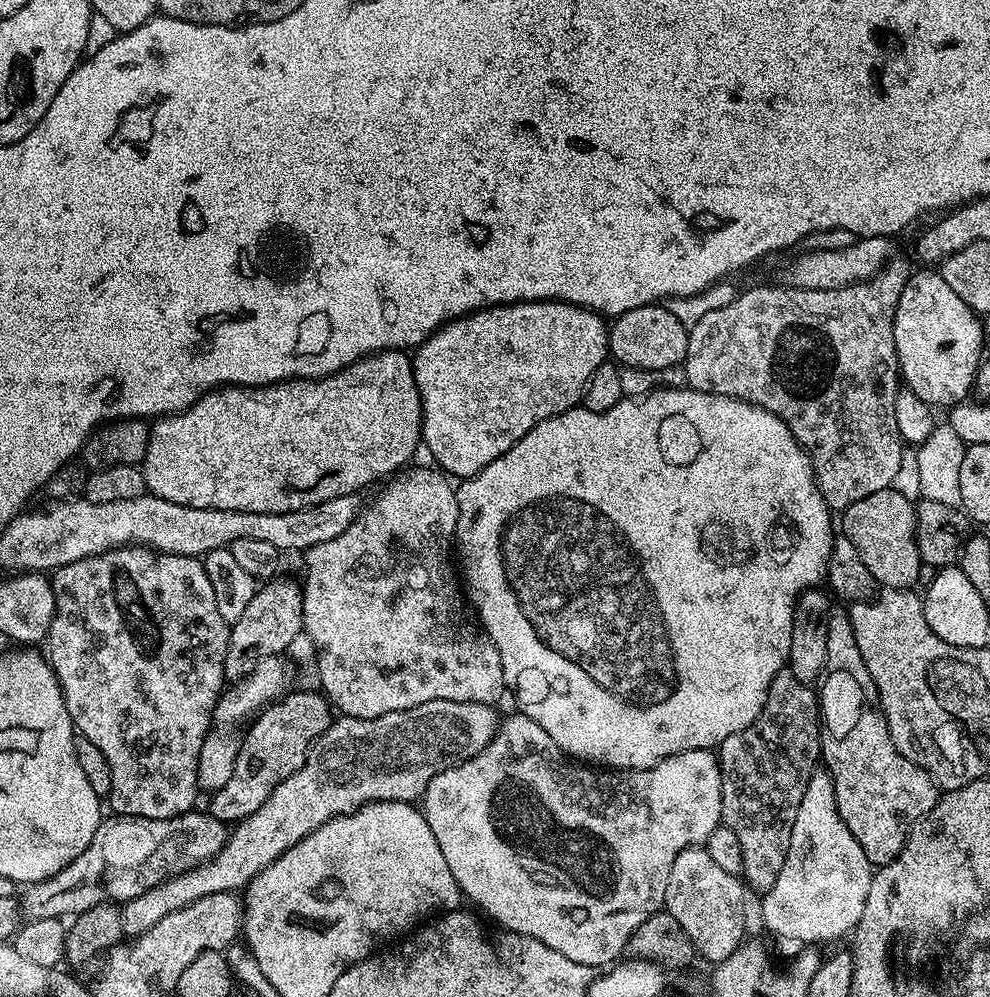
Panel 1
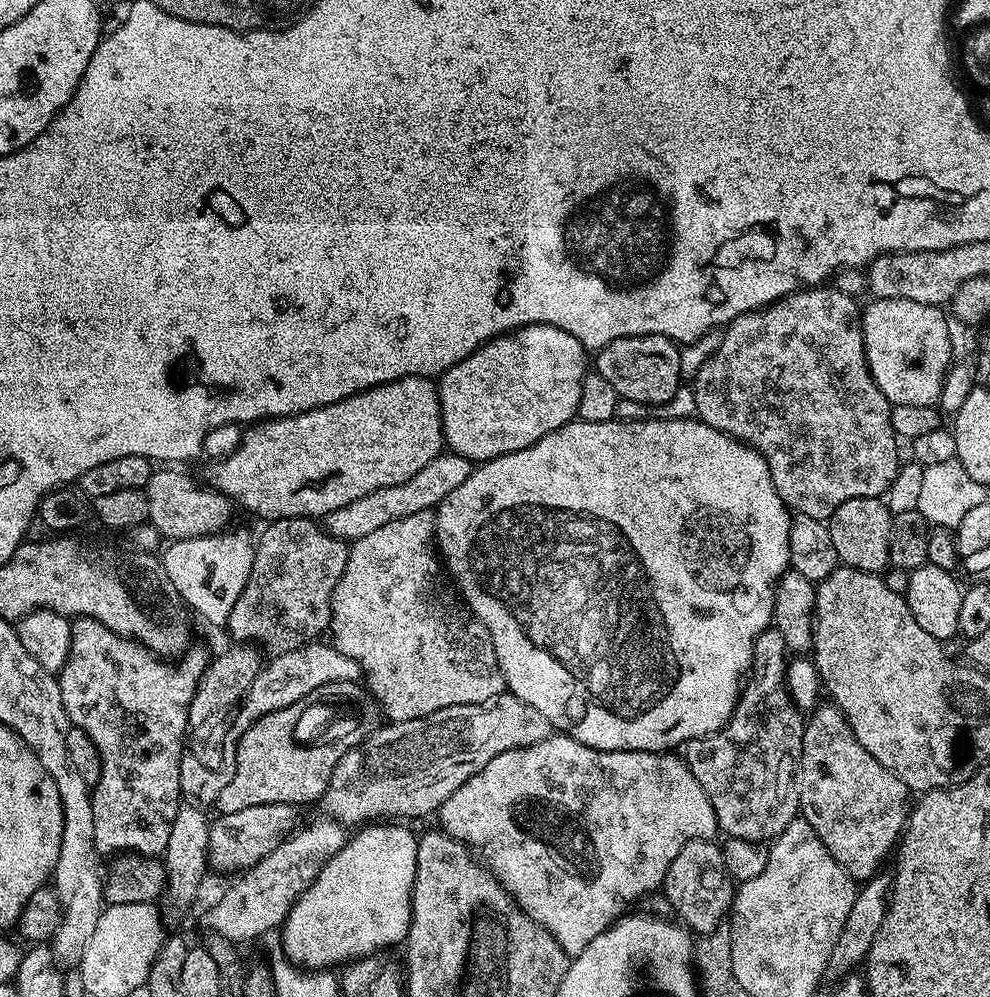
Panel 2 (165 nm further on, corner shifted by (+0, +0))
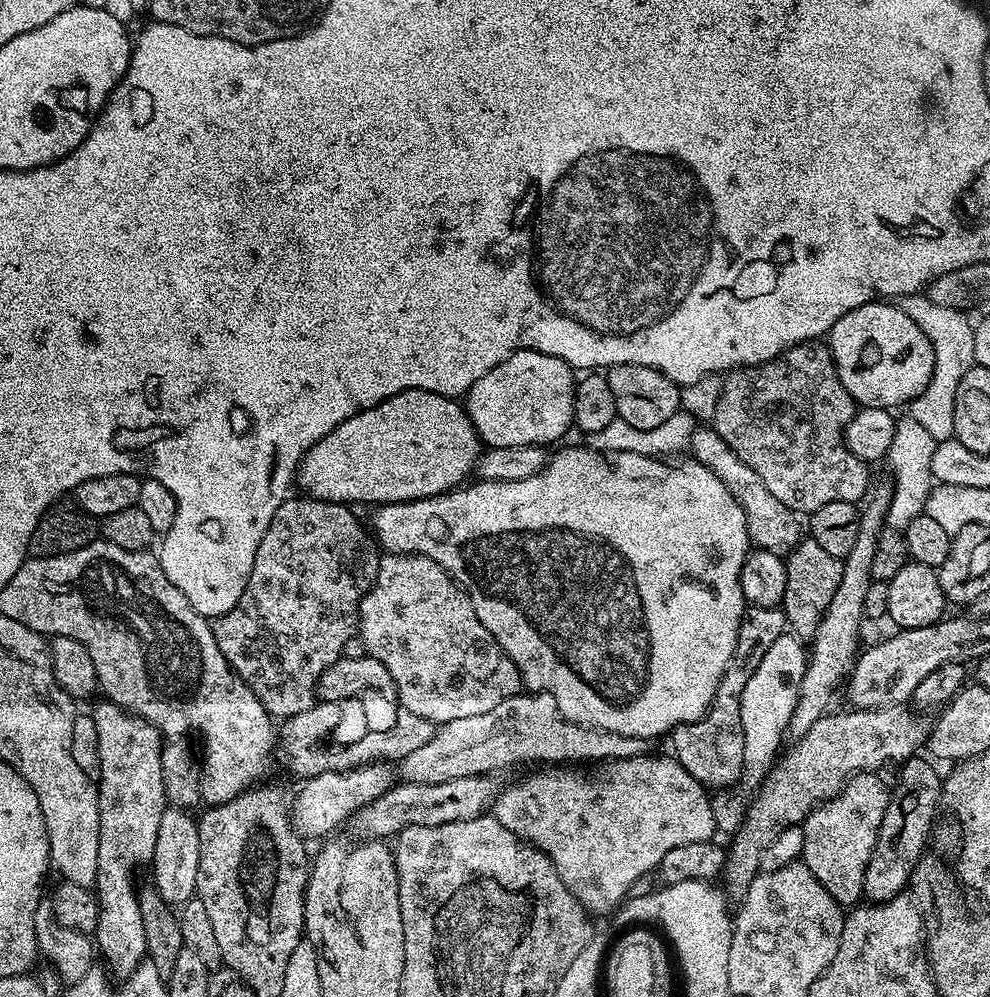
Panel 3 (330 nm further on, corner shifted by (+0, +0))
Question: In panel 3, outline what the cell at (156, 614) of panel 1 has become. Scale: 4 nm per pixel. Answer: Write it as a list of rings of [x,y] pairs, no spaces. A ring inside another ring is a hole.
[[[103,702],[90,712],[98,728],[98,795],[100,833],[98,834],[98,874],[94,891],[100,903],[94,944],[104,955],[103,967],[117,981],[124,981],[145,959],[147,944],[139,910],[136,867],[147,865],[158,842],[158,822],[166,807],[162,774],[161,729],[148,720],[124,711],[117,704]]]

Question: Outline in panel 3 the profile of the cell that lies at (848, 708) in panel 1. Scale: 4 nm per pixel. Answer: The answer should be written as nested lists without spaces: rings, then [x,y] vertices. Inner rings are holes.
[[[858,772],[836,796],[831,796],[825,804],[817,804],[804,819],[804,855],[802,863],[822,882],[822,886],[837,900],[841,906],[856,906],[861,903],[864,895],[864,879],[866,866],[870,862],[870,854],[874,850],[874,842],[878,838],[878,830],[882,826],[882,818],[886,814],[889,785],[880,781],[881,777],[874,772]]]

